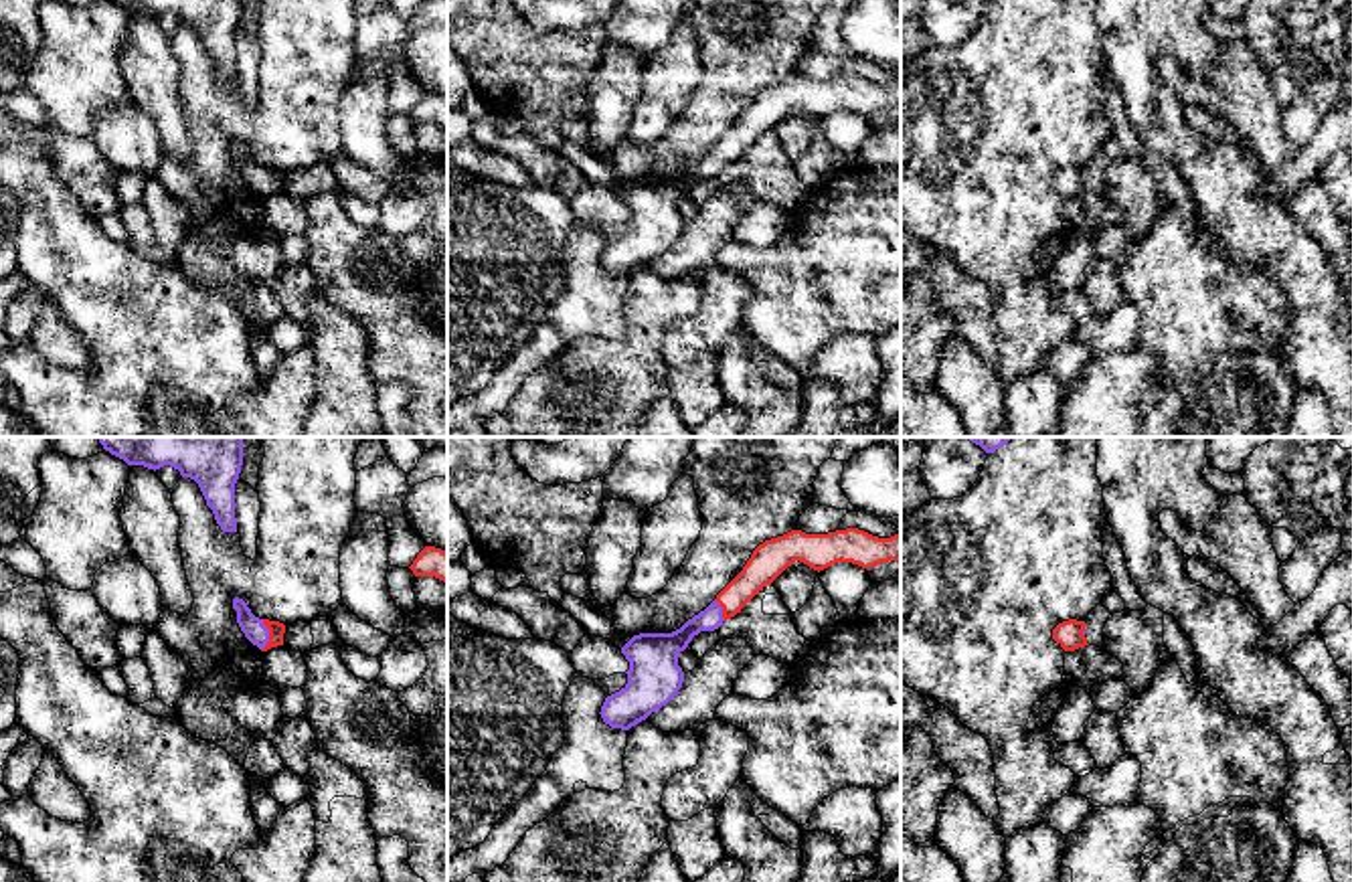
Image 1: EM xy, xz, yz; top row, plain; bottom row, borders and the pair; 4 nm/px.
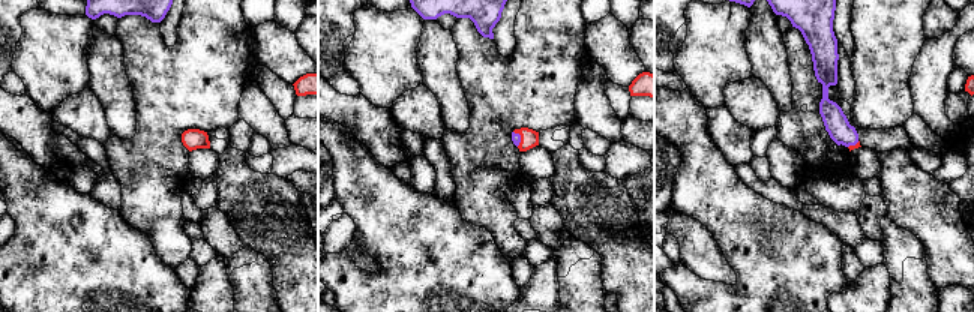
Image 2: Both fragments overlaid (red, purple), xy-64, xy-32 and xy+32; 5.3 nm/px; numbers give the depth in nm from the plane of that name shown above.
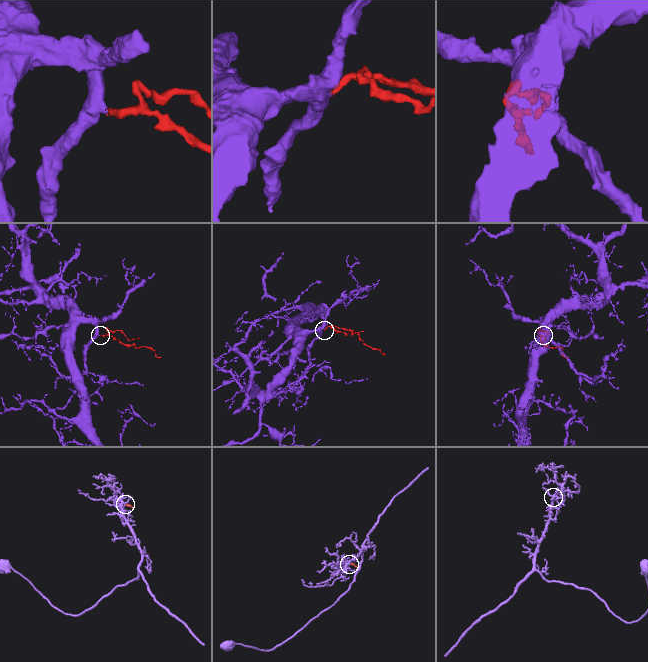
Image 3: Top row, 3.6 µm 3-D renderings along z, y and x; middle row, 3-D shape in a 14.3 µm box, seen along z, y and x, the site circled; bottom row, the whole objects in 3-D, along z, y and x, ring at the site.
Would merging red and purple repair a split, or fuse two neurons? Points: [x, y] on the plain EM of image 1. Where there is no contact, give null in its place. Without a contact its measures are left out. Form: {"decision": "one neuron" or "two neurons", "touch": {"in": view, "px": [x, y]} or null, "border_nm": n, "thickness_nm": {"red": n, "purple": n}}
{"decision": "one neuron", "touch": {"in": "xy", "px": [270, 183]}, "border_nm": 130, "thickness_nm": {"red": 60, "purple": 90}}

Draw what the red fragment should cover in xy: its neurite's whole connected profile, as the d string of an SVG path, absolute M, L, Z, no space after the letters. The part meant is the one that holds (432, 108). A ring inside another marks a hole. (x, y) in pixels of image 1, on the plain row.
M425 93L409 113L415 123L435 123L447 131L447 99Z

